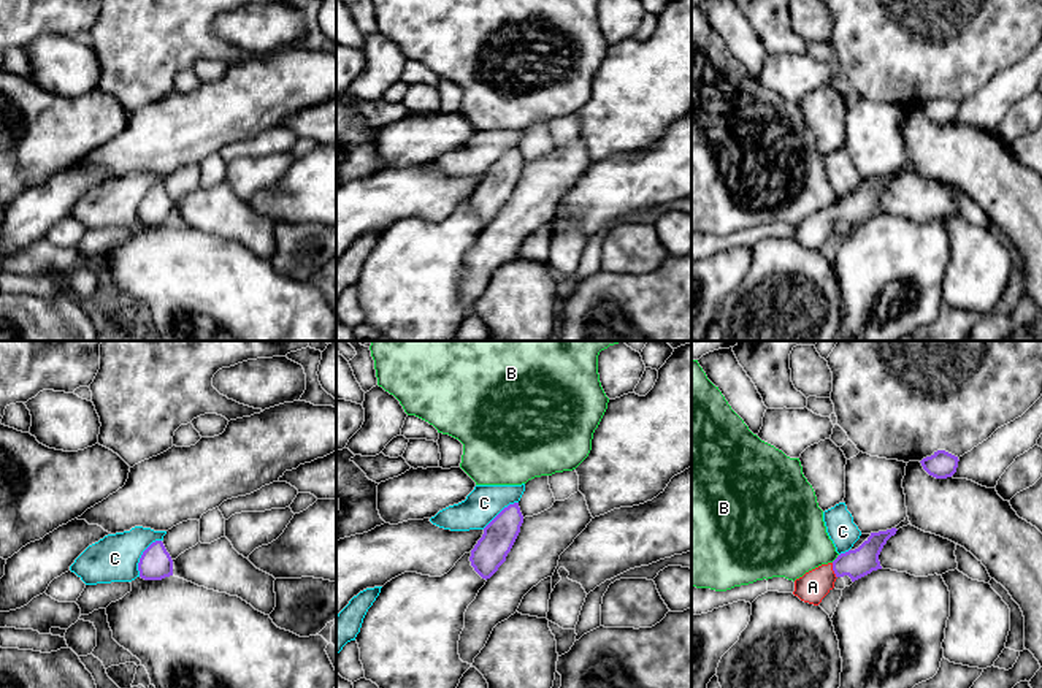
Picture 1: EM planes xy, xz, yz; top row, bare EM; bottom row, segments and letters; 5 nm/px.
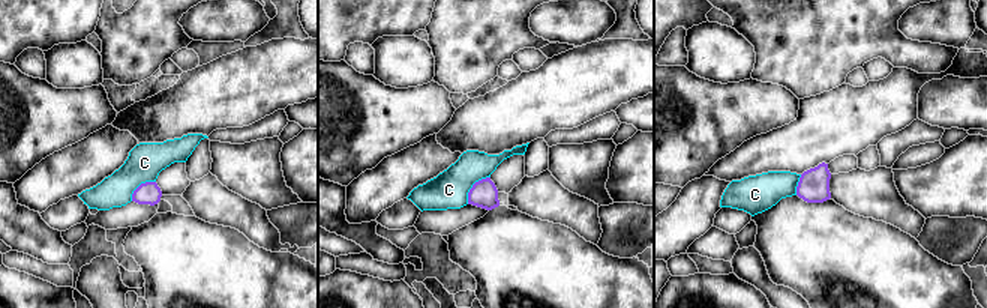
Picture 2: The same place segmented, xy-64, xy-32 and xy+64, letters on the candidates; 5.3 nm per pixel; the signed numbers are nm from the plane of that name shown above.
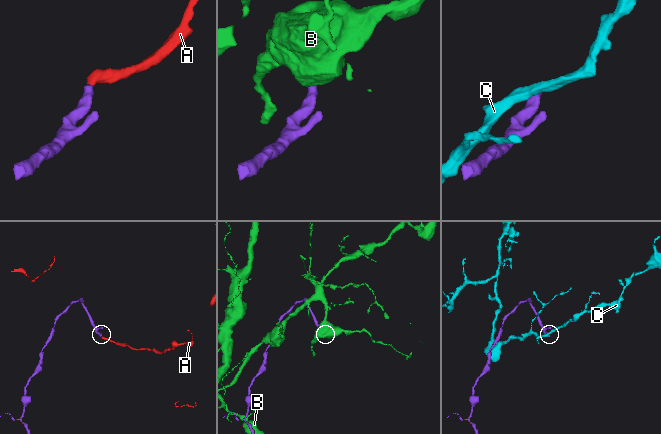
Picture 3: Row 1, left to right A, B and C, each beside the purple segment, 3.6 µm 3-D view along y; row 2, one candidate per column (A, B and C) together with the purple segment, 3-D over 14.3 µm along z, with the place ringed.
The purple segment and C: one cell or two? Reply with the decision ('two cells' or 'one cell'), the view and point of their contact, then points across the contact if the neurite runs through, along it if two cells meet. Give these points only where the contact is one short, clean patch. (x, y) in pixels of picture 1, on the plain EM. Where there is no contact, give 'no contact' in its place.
two cells; contact xy (141, 200); border xy (160, 184), (156, 184), (143, 197), (138, 208), (138, 221)

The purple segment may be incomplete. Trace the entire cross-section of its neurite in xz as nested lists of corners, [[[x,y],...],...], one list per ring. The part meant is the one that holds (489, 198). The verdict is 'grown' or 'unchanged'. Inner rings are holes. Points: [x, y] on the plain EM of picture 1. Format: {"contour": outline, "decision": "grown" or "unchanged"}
{"contour": [[[519,147],[504,152],[485,173],[471,195],[471,211],[482,224],[490,224],[506,206],[523,168]]], "decision": "unchanged"}

